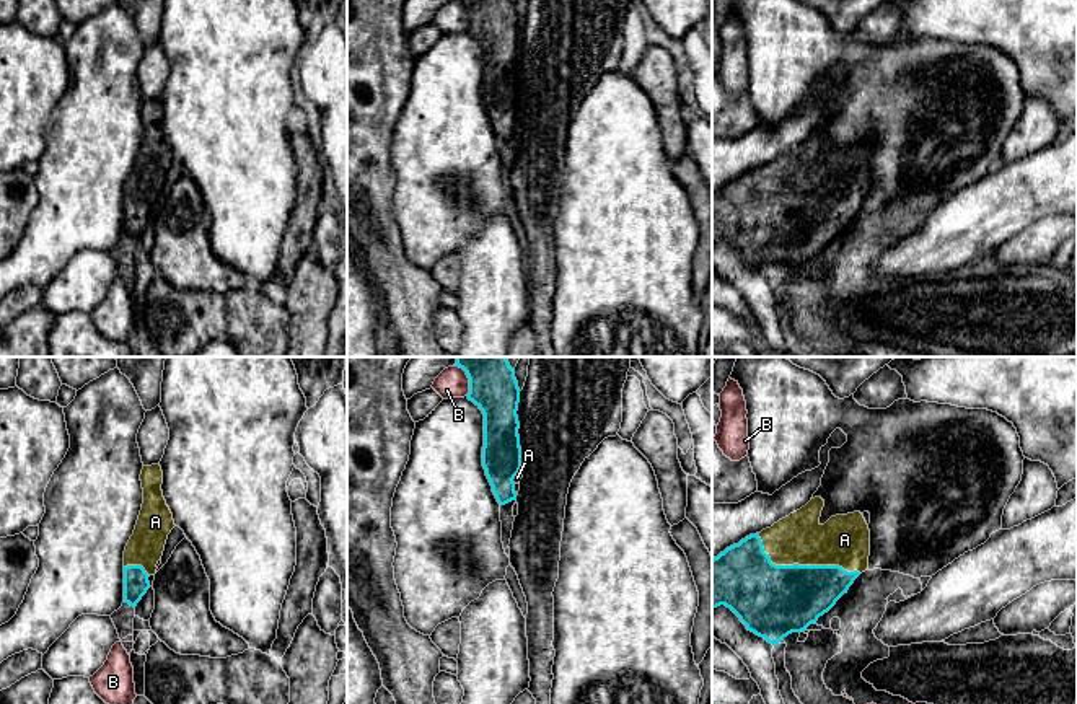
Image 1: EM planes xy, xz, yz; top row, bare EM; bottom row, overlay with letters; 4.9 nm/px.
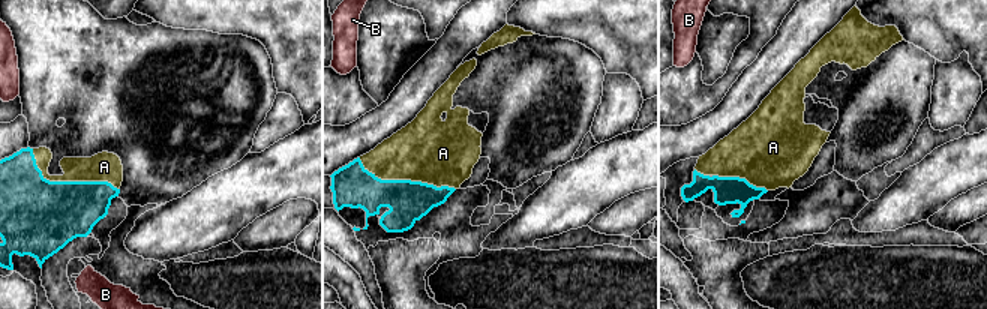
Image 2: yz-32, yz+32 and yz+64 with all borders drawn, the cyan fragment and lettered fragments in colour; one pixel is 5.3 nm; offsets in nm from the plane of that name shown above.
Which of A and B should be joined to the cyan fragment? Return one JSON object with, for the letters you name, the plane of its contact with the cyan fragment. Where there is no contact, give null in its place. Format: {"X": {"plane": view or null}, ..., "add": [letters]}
{"A": {"plane": "yz"}, "add": ["A"]}

